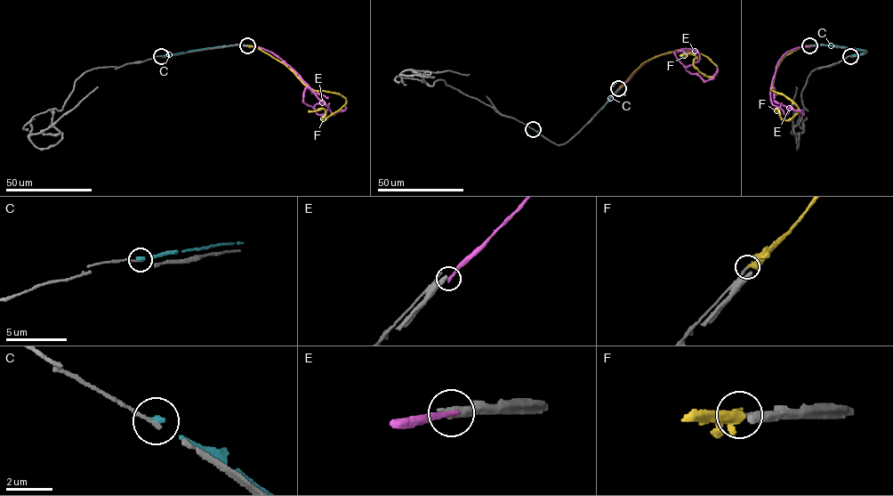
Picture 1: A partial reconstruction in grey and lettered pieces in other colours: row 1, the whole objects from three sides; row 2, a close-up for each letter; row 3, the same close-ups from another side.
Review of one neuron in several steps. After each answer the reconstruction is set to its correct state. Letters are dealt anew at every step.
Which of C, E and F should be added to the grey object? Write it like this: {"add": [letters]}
{"add": ["F"]}

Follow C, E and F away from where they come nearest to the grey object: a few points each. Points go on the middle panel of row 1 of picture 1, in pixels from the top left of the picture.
C: (533, 129), (555, 143), (565, 143), (619, 89)
E: (619, 89), (642, 65), (661, 54), (695, 49), (699, 60), (688, 66), (675, 52), (699, 52)
F: (618, 88), (644, 62), (683, 49), (708, 58), (717, 73), (706, 77), (694, 66), (695, 56), (679, 55)

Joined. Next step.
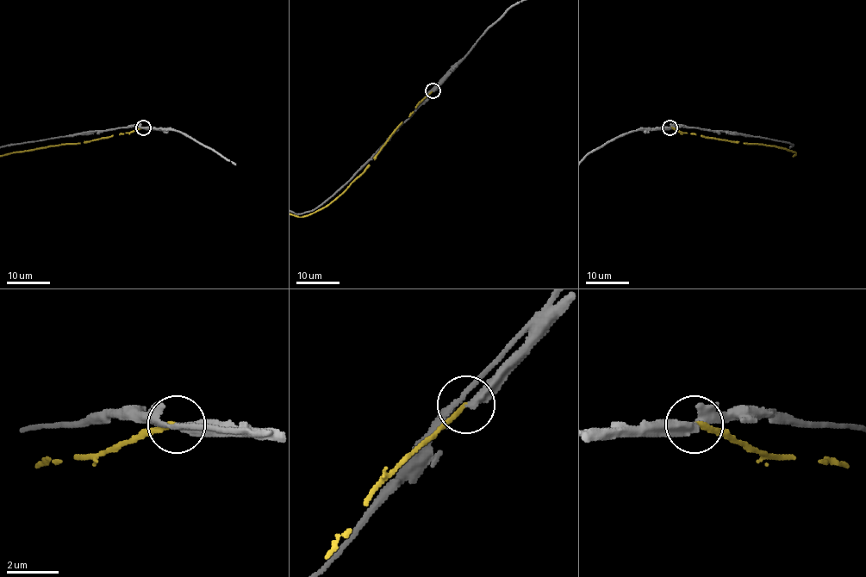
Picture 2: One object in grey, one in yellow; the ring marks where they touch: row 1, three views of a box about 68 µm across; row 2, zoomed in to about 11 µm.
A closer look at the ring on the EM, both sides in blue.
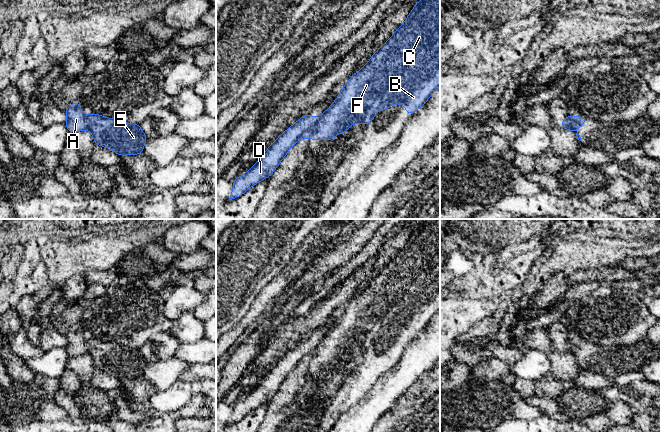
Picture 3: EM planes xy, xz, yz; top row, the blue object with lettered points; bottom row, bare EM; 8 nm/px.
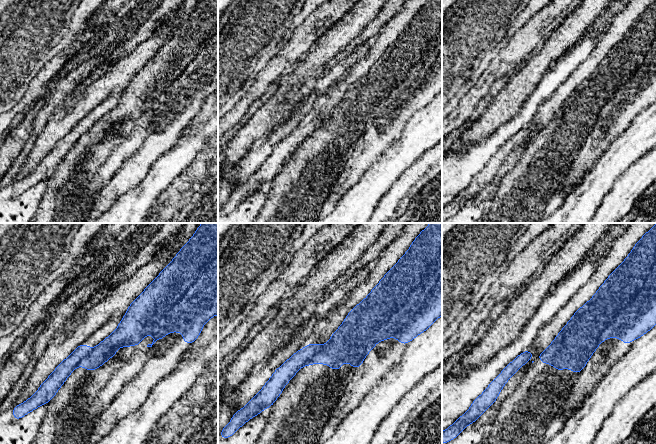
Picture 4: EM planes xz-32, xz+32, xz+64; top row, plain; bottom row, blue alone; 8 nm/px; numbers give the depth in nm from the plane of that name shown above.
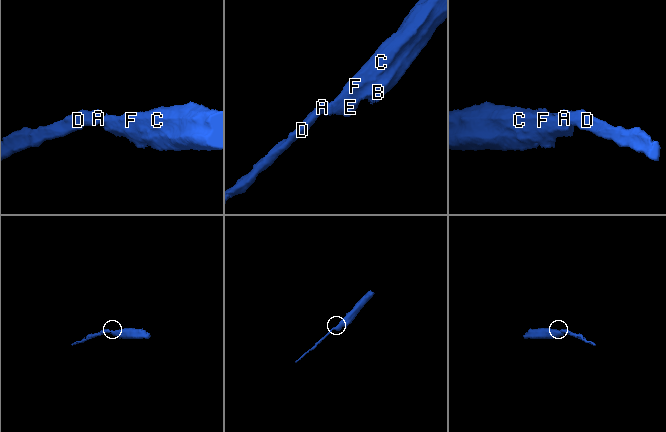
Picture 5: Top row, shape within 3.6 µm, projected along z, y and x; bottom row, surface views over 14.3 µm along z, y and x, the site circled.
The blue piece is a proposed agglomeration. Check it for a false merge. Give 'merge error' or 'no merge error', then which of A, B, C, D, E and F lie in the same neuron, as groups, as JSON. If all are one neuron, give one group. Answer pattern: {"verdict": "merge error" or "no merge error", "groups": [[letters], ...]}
{"verdict": "merge error", "groups": [["A", "D"], ["B", "C", "E", "F"]]}

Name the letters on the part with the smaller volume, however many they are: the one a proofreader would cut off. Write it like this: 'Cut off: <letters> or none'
Cut off: A, D

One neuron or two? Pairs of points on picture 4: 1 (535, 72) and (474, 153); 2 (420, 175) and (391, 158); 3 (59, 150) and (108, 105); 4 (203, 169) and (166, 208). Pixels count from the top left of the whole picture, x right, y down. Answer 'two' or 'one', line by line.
1: two
2: two
3: one
4: one

